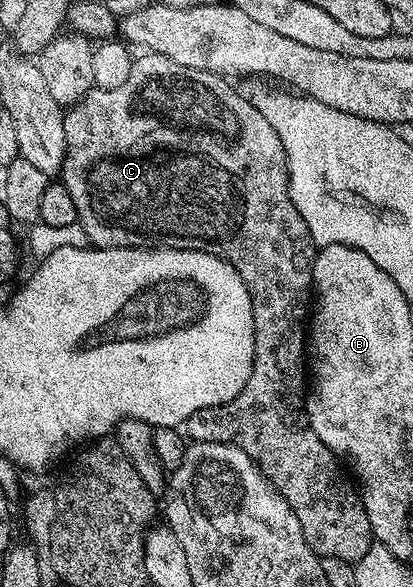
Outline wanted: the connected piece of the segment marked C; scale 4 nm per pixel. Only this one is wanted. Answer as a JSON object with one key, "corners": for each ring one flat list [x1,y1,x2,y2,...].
{"corners":[[151,53,141,54,141,59,137,58,132,65,132,71,125,80,118,83,116,88,93,89,72,104,71,107,67,108,63,112,64,114,64,125,65,125,65,159,62,170,62,181,66,185,66,189,70,189,70,198,74,200,74,209,78,209,78,217,76,218,78,226,83,229,85,240,91,246,97,249,103,249,106,247,155,247,157,245,162,247,173,247,174,249,190,249,191,251,205,251,210,253,214,257,219,259,225,259,230,265,234,265,234,269,238,269,238,273,242,277,242,281,246,281,246,289,250,293,250,301,252,302,252,308,254,309,254,365,252,366,252,372,250,377,246,381,246,385,242,389,242,393,238,397,234,397,234,401,229,403,223,403,221,407,207,407,202,409,198,413,194,413,188,418,186,424,186,435,189,440,197,443,235,443,238,449,242,449,248,456,250,456,257,465,260,466,260,470,264,472,264,476,276,486,276,491,288,502,290,509,294,509,294,513,298,517,298,521,302,525,302,533,306,537,306,541,310,545,310,549,319,555,321,560,326,558,340,558,344,562,355,564,356,560,366,557,366,553,372,548,374,542,374,536,372,533,372,526,370,521,366,517,366,509,364,508,364,502,360,499,357,488,350,482,349,476,343,475,340,472,341,464,338,462,335,455,333,455,330,449,326,449,326,445,322,445,322,441,318,441,318,437,312,432,311,427,306,425,306,379,304,383,304,371,306,375,306,324,310,319,310,304,314,299,314,288,312,285,312,266,316,260,317,246,313,243,308,230,306,229,305,222,302,221,302,217,298,213,296,206,292,204,292,199,288,195,288,162,286,161,286,153,282,149,282,141,268,121,262,117,262,113,258,113,258,109,252,104,251,98,239,95,234,88,231,87,227,78,215,75,209,71,199,71,198,69,190,69,186,65,178,65,178,61,170,61,170,57,162,57,161,55,154,55]]}

